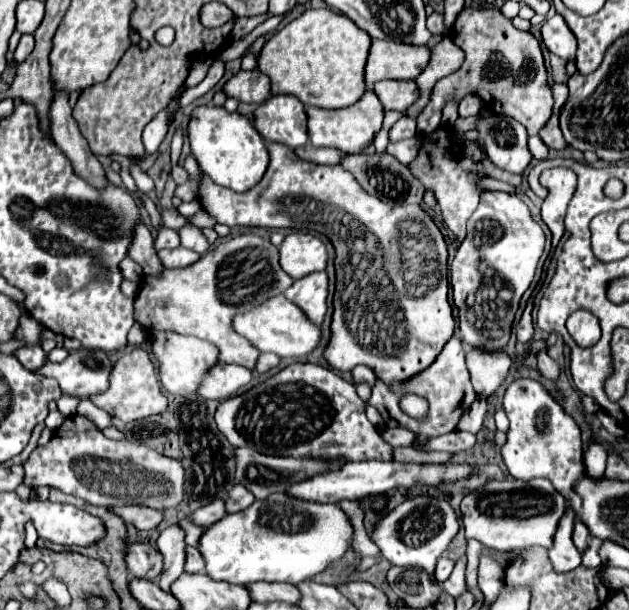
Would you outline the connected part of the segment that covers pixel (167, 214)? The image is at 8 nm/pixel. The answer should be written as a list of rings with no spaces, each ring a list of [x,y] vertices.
[[[164,209],[162,221],[164,221],[166,227],[176,229],[176,231],[182,227],[182,217],[180,217],[180,213],[176,213],[176,209]]]

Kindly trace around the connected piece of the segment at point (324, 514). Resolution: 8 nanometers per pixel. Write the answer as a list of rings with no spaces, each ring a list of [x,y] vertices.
[[[280,495],[280,497],[274,497],[274,503],[270,501],[254,501],[248,509],[244,511],[238,511],[238,513],[230,513],[226,515],[224,519],[220,519],[218,523],[210,525],[206,529],[206,533],[202,535],[200,539],[200,553],[204,555],[206,559],[206,573],[212,577],[212,579],[218,579],[218,581],[228,581],[228,583],[236,583],[236,585],[248,585],[248,583],[254,583],[254,581],[282,581],[282,583],[300,583],[300,581],[308,581],[312,579],[314,575],[322,573],[330,563],[334,563],[336,559],[342,559],[346,555],[348,549],[352,549],[352,537],[354,537],[354,529],[352,529],[352,523],[348,519],[348,515],[334,503],[310,503],[310,501],[300,501],[300,499],[292,499],[292,497],[286,497],[286,495]]]

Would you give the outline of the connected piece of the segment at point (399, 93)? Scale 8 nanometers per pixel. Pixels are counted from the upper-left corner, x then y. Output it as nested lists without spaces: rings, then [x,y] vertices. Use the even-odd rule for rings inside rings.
[[[378,81],[374,85],[374,93],[378,95],[386,111],[406,111],[420,95],[414,81]]]

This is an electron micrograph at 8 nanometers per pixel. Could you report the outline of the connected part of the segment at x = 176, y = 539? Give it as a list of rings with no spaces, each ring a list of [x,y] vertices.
[[[170,525],[160,533],[158,549],[164,555],[164,573],[160,575],[160,589],[170,591],[170,585],[180,577],[186,563],[186,533],[180,525]]]

